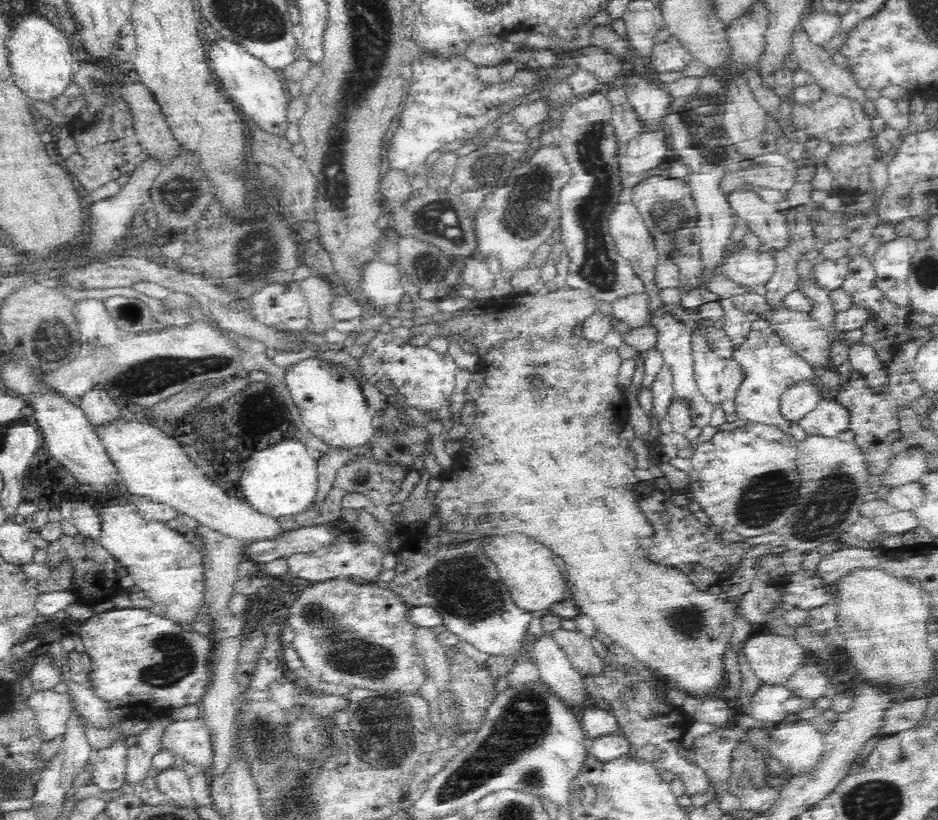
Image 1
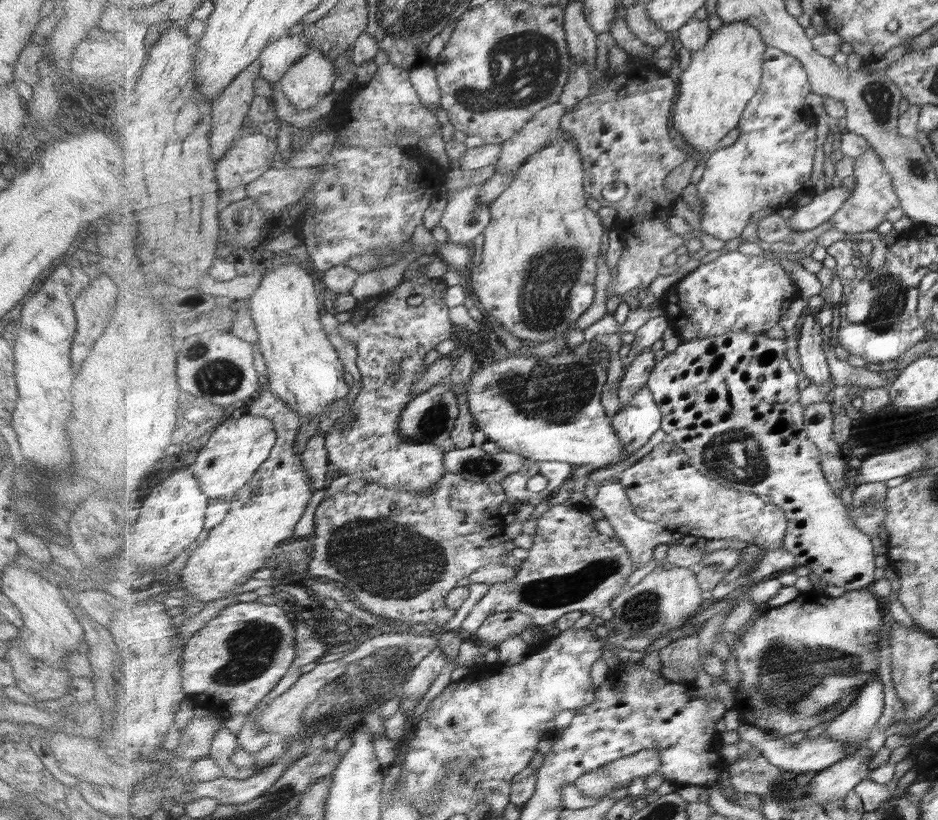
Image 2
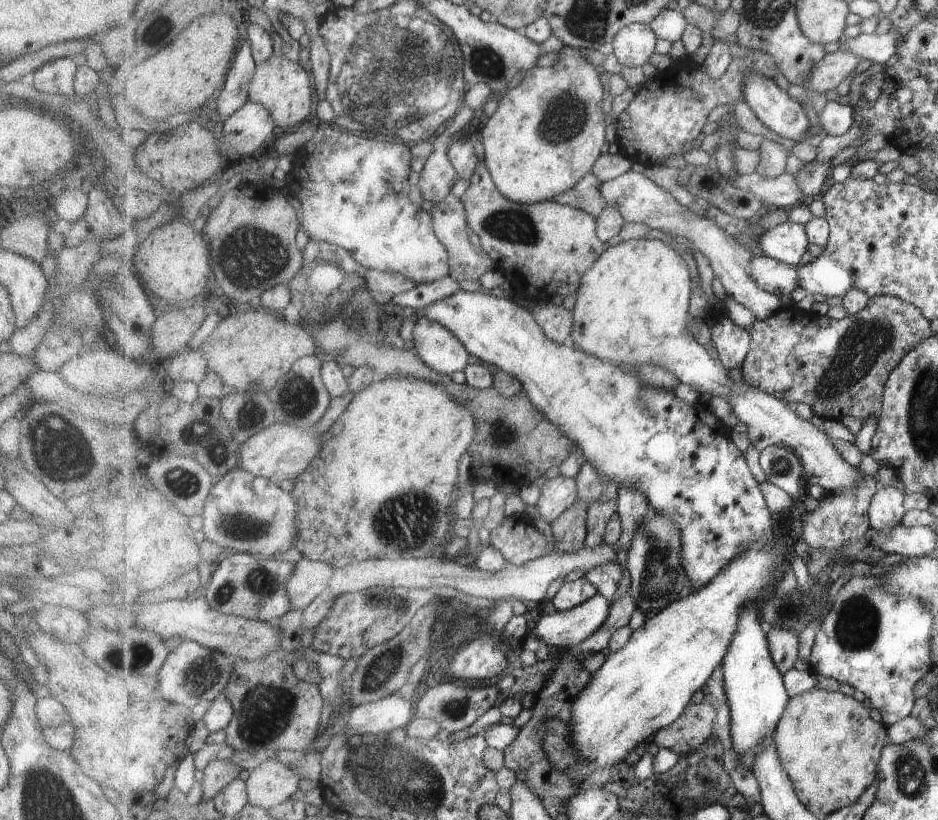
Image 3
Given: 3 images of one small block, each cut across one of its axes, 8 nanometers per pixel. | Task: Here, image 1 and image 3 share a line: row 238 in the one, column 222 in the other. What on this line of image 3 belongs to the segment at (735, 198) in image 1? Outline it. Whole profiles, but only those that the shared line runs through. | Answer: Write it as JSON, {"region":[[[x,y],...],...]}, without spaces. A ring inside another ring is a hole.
{"region":[[[229,759],[209,762],[203,770],[201,779],[205,802],[211,804],[216,794],[237,779],[240,770],[241,768],[237,764],[231,763]]]}

